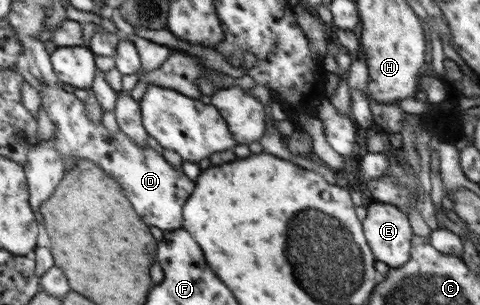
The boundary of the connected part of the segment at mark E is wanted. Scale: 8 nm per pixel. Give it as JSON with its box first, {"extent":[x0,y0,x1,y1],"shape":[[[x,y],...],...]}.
{"extent":[363,202,415,268],"shape":[[[380,202],[368,205],[363,231],[377,261],[398,268],[410,260],[415,234],[407,214],[397,206]]]}

